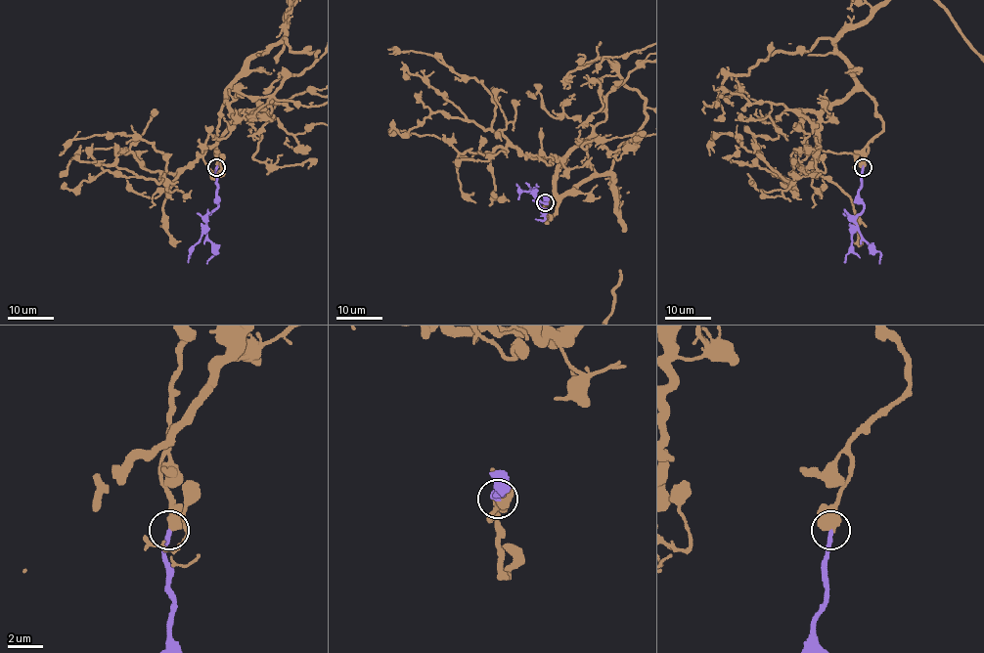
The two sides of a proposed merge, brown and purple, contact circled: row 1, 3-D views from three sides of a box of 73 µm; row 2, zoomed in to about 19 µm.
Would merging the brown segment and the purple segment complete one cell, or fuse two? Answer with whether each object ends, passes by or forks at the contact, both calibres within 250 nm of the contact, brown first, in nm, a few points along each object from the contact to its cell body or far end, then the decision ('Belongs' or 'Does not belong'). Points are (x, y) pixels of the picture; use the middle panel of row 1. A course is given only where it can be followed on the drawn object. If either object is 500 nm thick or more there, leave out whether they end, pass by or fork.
Thickness 650 nm (brown) against 280 nm. Course of brown: (545, 202), (546, 223), (610, 175), (630, 234), (604, 188), (616, 311). Course of purple: (545, 202), (546, 197), (546, 203), (535, 195), (535, 202), (545, 218), (535, 218). Belongs

